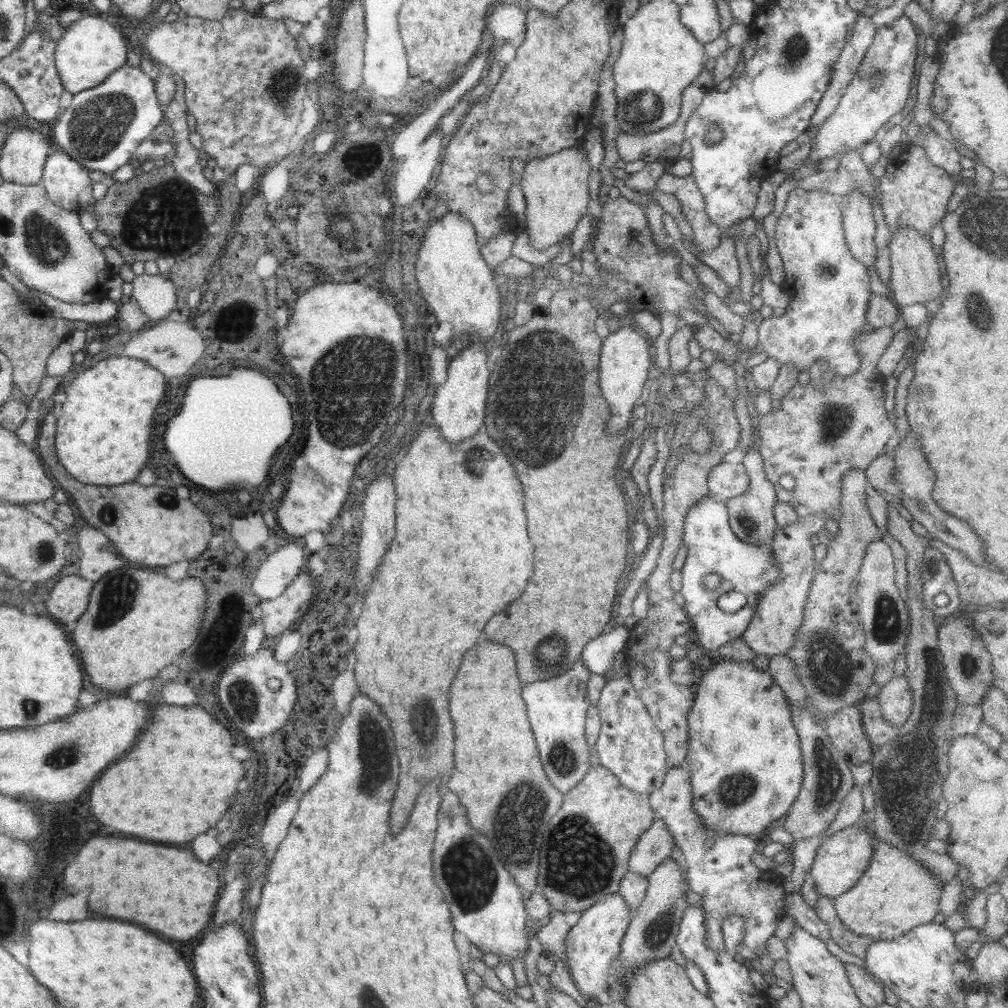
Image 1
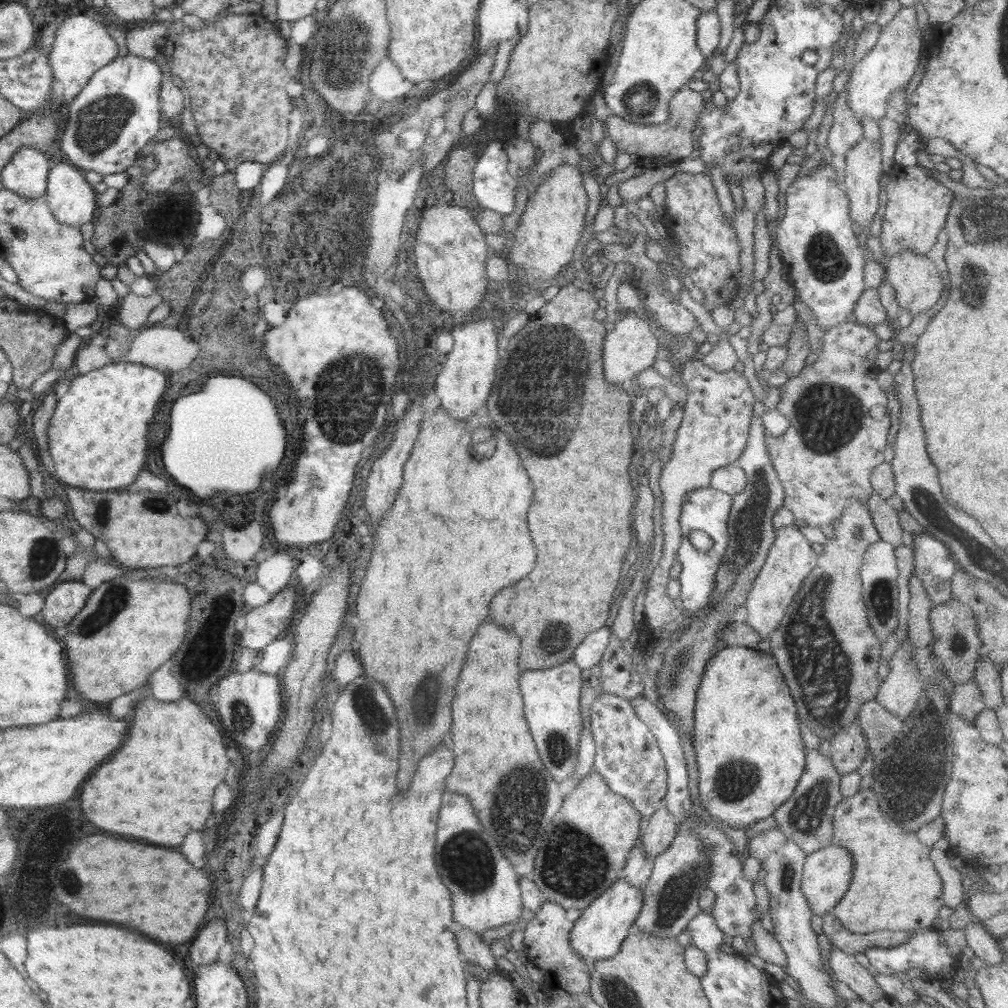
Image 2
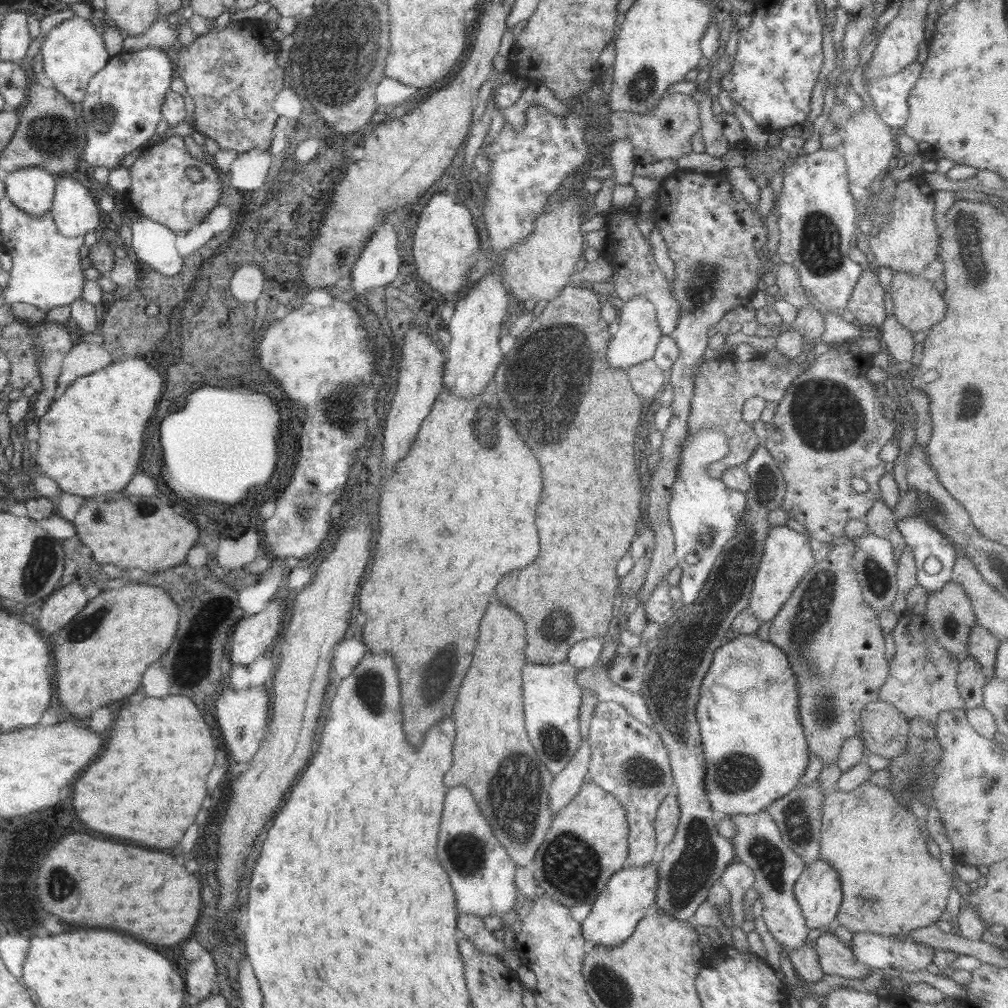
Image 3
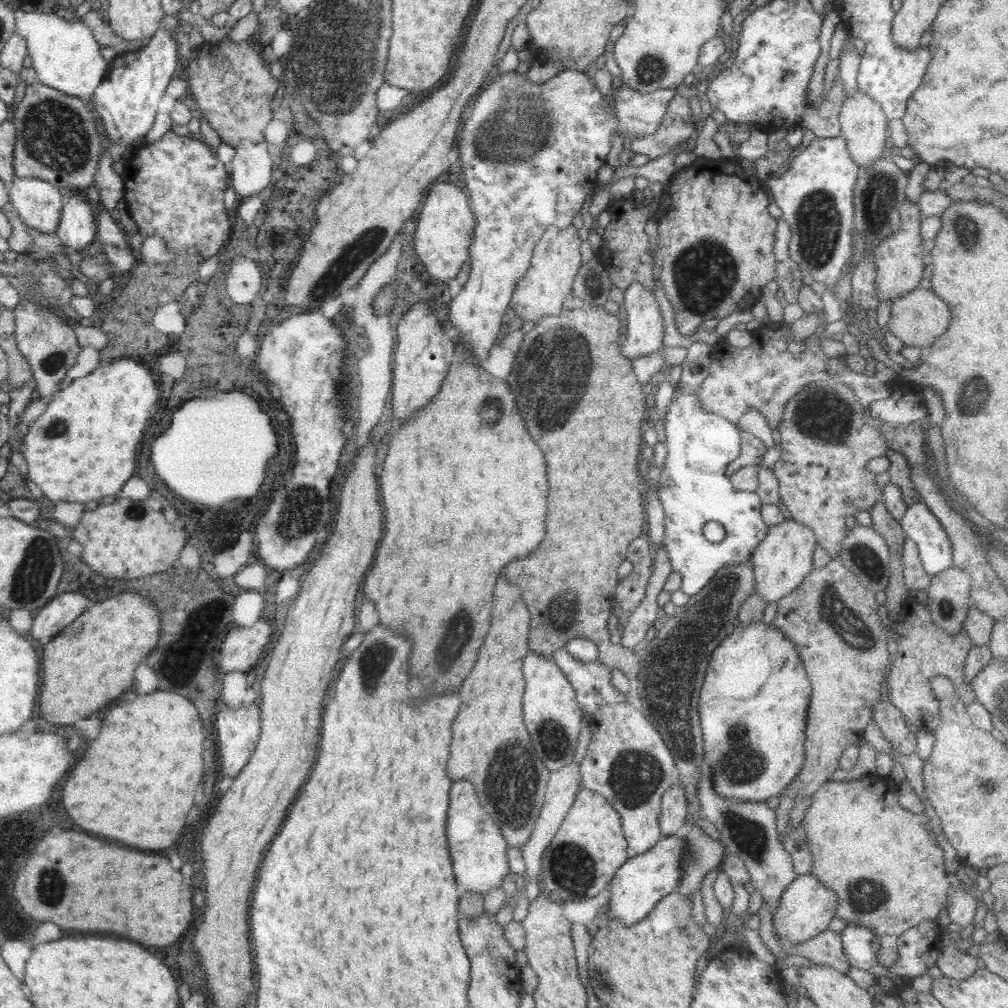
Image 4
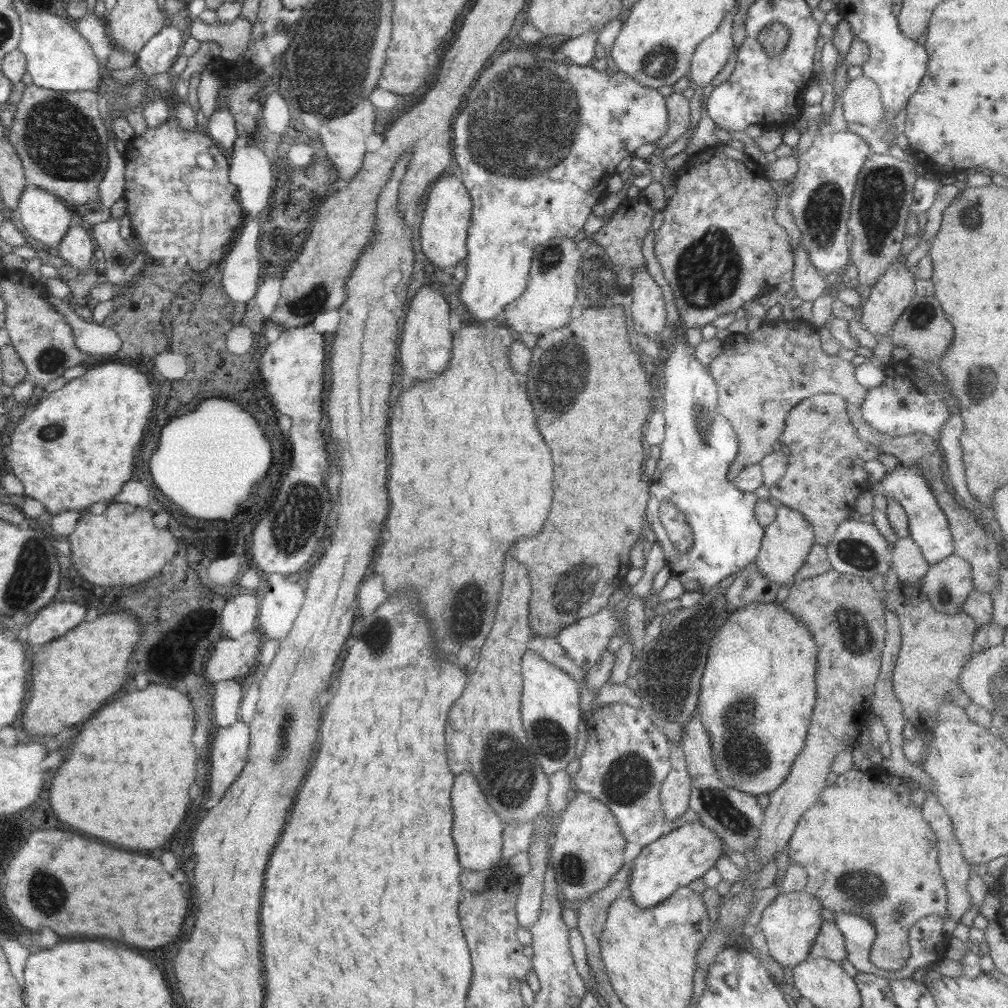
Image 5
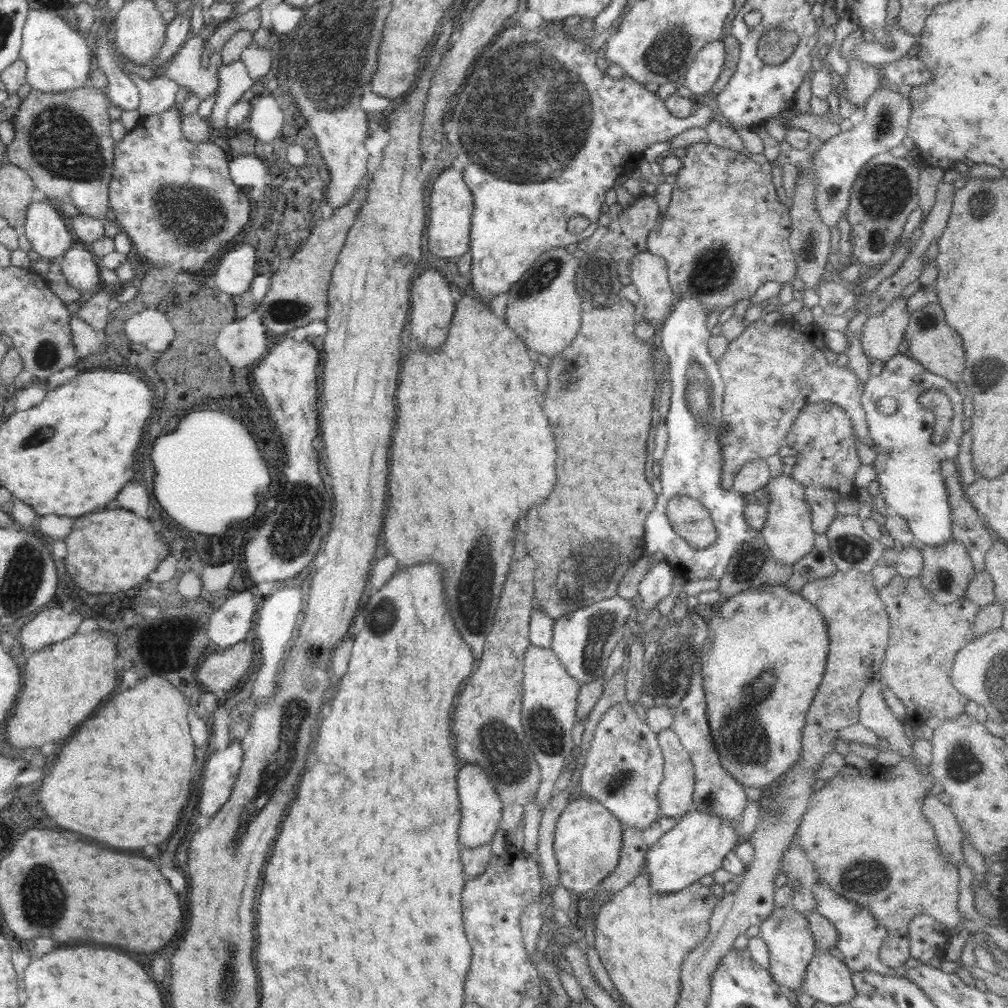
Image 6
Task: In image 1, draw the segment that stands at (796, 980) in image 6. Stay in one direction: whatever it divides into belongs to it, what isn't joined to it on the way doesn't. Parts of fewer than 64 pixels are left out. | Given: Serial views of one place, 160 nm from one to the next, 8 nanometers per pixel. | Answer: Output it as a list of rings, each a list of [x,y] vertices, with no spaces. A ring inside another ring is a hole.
[[[861,820],[832,836],[824,838],[816,849],[814,862],[809,873],[814,879],[818,894],[836,898],[848,892],[863,875],[874,852],[873,842],[878,839],[871,829],[866,829]]]

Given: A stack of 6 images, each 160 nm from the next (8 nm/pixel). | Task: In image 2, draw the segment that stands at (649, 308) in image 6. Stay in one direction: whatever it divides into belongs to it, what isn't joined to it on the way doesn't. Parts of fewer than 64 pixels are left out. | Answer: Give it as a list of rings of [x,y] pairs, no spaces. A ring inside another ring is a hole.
[[[628,313],[620,321],[615,322],[614,329],[605,335],[603,346],[603,371],[605,379],[610,383],[620,384],[626,390],[635,392],[629,385],[633,378],[648,367],[652,367],[661,354],[657,338],[654,337],[652,325],[640,318],[638,314]]]

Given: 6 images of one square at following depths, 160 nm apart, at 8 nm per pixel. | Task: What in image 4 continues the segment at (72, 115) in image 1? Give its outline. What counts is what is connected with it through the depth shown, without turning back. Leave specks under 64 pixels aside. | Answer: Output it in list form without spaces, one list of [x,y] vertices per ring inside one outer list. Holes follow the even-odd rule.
[[[161,28],[138,51],[118,54],[113,58],[109,72],[94,91],[91,104],[100,114],[112,144],[132,148],[133,142],[152,128],[158,104],[170,79],[176,76],[174,70],[179,48],[176,41],[170,38],[170,33]]]

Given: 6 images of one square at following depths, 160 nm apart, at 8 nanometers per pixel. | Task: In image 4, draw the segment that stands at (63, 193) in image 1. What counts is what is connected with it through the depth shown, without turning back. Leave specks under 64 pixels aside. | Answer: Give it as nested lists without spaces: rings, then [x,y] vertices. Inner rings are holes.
[[[77,194],[66,197],[55,231],[62,245],[71,252],[86,253],[87,246],[94,240],[96,233],[97,223],[90,203]]]

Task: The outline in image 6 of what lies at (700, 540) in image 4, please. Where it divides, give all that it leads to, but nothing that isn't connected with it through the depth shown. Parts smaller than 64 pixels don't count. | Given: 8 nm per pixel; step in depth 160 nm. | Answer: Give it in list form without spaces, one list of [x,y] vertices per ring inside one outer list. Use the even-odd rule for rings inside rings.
[[[693,296],[680,297],[673,307],[668,318],[657,329],[660,333],[657,337],[658,344],[664,348],[670,365],[672,398],[667,421],[664,423],[669,440],[661,461],[659,480],[662,493],[657,494],[656,507],[646,518],[645,550],[651,555],[662,552],[677,574],[688,582],[720,580],[738,548],[761,534],[746,522],[746,496],[722,489],[722,445],[718,441],[718,429],[722,424],[725,384],[717,361],[708,350],[709,338],[715,331],[709,331],[706,327],[706,309]],[[675,494],[700,500],[700,504],[710,511],[717,539],[708,548],[696,550],[674,532],[666,514],[666,503]]]

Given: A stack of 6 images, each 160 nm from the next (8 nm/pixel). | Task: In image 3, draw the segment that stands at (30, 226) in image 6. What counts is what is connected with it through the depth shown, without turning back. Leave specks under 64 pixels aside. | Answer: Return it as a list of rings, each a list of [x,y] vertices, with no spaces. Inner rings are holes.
[[[39,166],[20,168],[6,177],[6,197],[32,216],[51,210],[55,195],[54,175]]]

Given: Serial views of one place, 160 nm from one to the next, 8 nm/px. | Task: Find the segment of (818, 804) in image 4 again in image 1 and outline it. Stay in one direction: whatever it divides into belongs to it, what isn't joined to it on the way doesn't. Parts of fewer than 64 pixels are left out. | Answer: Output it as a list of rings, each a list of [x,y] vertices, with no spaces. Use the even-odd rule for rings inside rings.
[[[882,839],[873,842],[874,852],[858,882],[834,899],[838,919],[854,936],[870,936],[873,942],[904,936],[916,926],[934,922],[939,914],[941,886],[935,876],[906,851]]]

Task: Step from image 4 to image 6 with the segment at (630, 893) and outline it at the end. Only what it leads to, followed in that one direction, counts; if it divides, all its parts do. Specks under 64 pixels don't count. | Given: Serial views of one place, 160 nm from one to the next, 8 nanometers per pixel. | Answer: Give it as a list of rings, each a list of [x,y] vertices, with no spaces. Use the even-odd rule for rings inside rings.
[[[693,807],[677,820],[677,824],[649,846],[645,856],[651,889],[657,893],[678,892],[722,868],[722,863],[730,851],[734,851],[742,841],[742,834],[728,821],[713,812],[702,812]]]

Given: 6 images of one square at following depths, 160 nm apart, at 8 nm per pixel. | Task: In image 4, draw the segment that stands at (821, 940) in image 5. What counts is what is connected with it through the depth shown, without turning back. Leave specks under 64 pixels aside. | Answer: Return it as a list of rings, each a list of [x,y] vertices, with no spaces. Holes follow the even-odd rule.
[[[824,930],[818,936],[798,943],[798,945],[784,945],[786,954],[796,957],[804,957],[818,966],[832,966],[838,972],[848,976],[850,963],[844,954],[841,936],[832,930]]]

